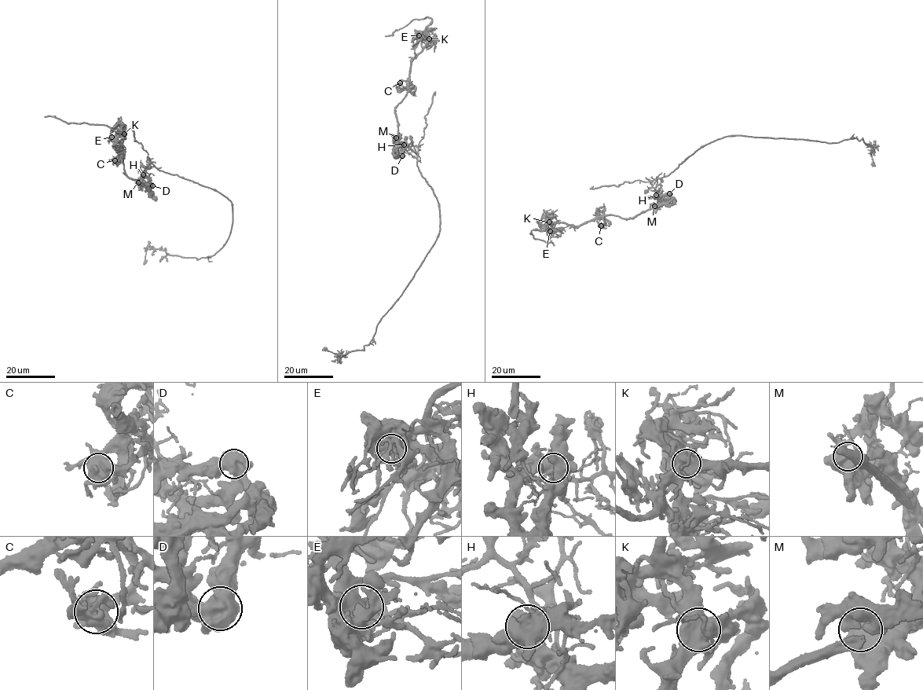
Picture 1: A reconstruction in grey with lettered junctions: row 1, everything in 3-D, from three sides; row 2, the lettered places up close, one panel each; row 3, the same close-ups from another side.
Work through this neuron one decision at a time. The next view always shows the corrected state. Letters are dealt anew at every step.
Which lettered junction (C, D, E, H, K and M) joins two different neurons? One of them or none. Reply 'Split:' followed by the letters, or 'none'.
Split: H

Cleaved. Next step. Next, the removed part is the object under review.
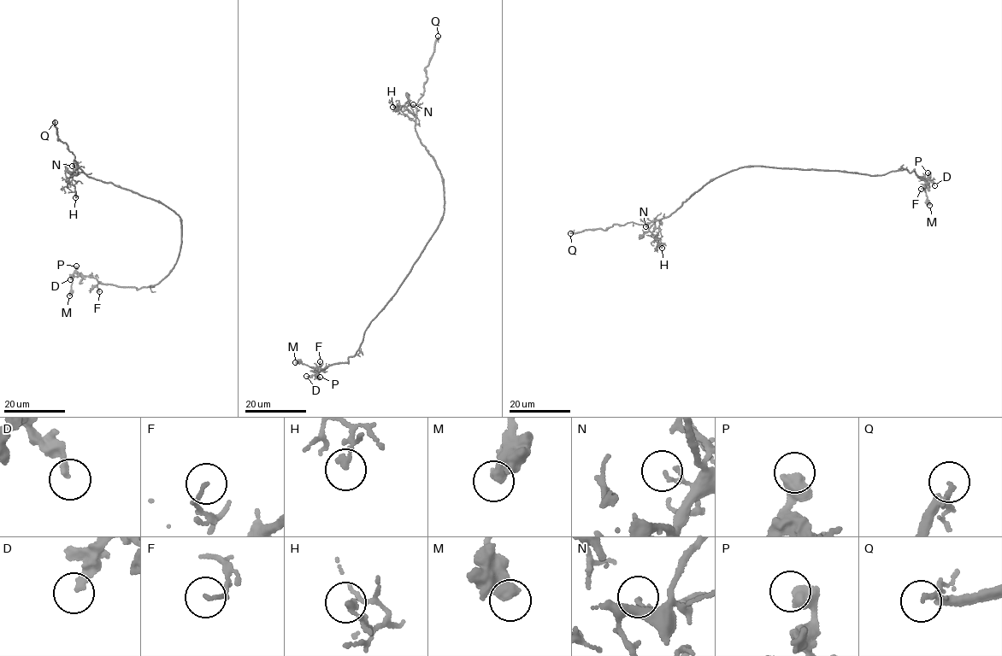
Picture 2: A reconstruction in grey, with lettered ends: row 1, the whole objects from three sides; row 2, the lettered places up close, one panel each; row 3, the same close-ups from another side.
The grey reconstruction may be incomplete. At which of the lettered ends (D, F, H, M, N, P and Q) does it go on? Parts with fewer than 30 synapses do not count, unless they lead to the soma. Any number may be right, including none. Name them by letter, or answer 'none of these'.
Q

